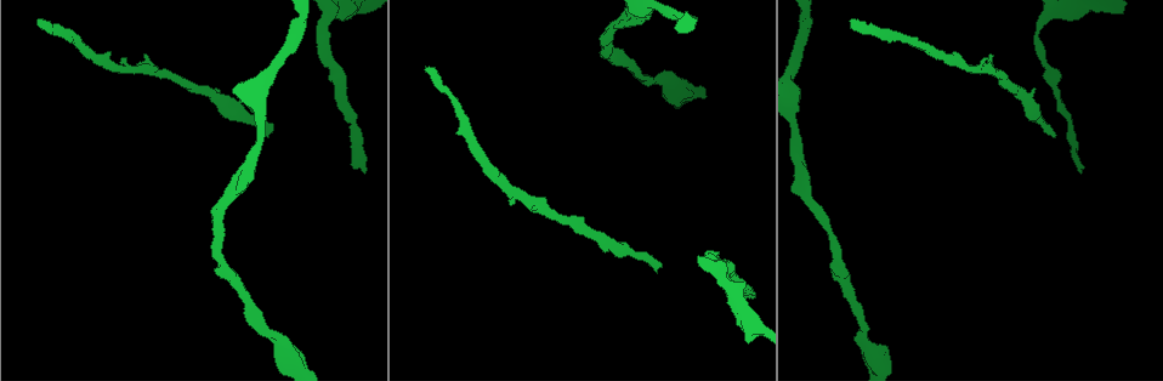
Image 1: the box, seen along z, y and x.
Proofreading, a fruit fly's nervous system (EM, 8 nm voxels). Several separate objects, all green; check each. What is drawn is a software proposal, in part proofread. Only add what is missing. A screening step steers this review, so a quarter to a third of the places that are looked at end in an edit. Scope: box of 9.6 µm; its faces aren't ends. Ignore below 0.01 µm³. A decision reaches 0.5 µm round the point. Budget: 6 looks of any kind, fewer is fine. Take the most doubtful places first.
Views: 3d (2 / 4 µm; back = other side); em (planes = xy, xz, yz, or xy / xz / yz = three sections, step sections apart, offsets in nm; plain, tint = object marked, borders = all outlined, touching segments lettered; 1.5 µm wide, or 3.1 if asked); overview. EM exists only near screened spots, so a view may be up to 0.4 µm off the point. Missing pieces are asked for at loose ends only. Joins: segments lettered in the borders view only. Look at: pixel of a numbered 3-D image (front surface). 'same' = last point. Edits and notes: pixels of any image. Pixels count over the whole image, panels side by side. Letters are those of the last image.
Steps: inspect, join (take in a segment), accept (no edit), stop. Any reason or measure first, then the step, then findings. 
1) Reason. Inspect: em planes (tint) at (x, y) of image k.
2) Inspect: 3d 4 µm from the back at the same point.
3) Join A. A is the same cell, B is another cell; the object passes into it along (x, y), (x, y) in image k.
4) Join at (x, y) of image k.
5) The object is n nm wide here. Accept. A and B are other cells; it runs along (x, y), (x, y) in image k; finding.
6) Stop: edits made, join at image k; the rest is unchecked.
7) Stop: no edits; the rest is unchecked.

Long arm stops here. Inspect: em yz step 8 (borders) at (753, 296) of image 1.

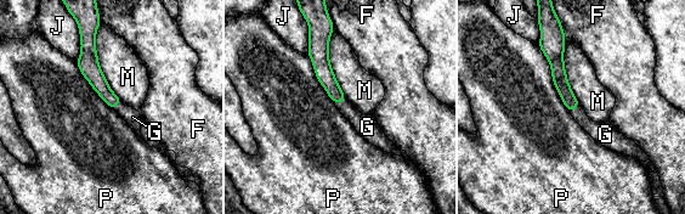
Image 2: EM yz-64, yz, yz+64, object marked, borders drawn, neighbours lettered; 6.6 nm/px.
Another direction. Inspect: em planes (borders) at the same point.

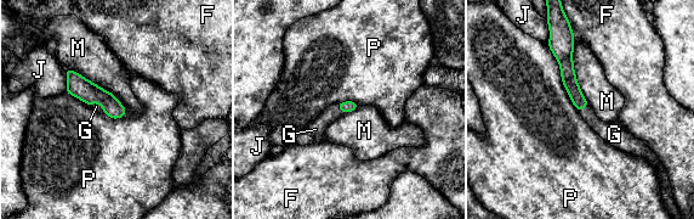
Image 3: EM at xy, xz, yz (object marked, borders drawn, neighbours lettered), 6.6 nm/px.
Join G. G is the same cell, F, J, M and P are other cells; the object passes into it along (78, 85), (100, 105), (96, 106) in image 3; the cell continues.

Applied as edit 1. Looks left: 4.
See it whole again. Inspect: overview.

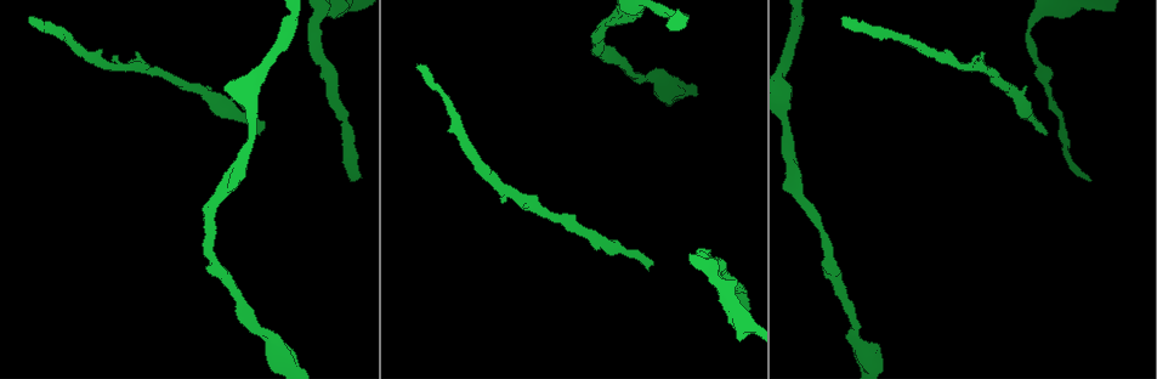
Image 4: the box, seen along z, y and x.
An open end. Inspect: em planes (borders) at (843, 20) of image 4.

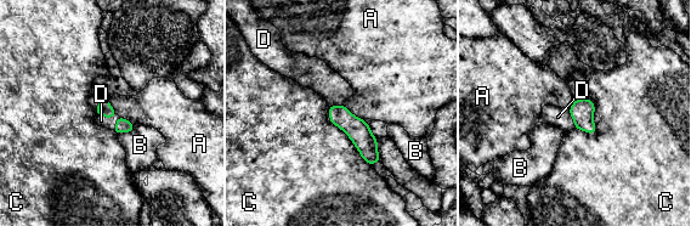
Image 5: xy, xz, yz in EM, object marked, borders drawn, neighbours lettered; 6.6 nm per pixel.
Join D. D is the same cell, A, B and C are other cells; the cell continues.

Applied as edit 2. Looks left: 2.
Stop: edits made, join at image 3, join at image 5; the rest is unchecked.

